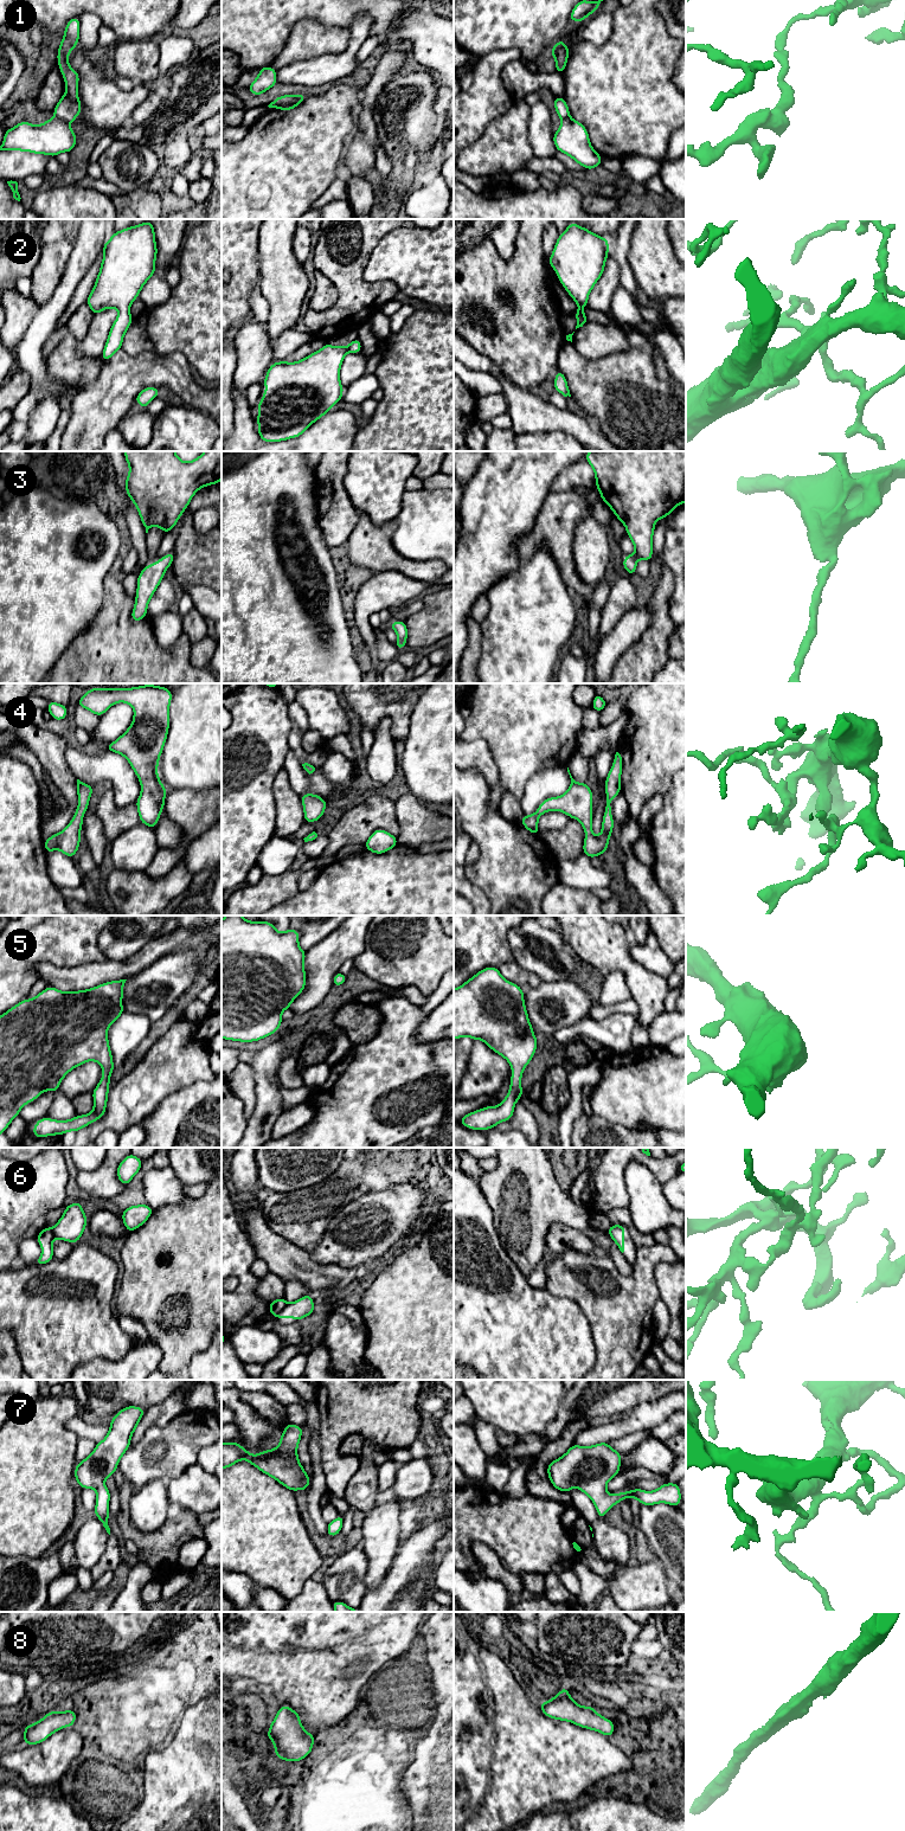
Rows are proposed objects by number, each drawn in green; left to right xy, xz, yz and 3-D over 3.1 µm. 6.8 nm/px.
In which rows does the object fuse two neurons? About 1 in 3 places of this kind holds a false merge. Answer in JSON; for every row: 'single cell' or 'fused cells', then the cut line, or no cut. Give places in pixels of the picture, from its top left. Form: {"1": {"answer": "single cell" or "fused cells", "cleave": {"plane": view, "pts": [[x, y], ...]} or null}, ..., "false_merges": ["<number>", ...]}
{"1": {"answer": "fused cells", "cleave": {"plane": "xy", "pts": [[56, 116], [68, 123]]}}, "2": {"answer": "single cell", "cleave": null}, "3": {"answer": "single cell", "cleave": null}, "4": {"answer": "single cell", "cleave": null}, "5": {"answer": "single cell", "cleave": null}, "6": {"answer": "fused cells", "cleave": {"plane": "xz", "pts": [[287, 1303], [274, 1315]]}}, "7": {"answer": "single cell", "cleave": null}, "8": {"answer": "single cell", "cleave": null}, "false_merges": ["1", "6"]}

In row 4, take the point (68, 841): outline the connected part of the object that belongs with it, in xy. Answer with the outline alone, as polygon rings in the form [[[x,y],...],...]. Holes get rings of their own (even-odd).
[[[77,779],[78,807],[66,828],[44,841],[46,853],[59,849],[64,855],[72,857],[81,844],[83,816],[86,812],[94,785],[84,784]]]

